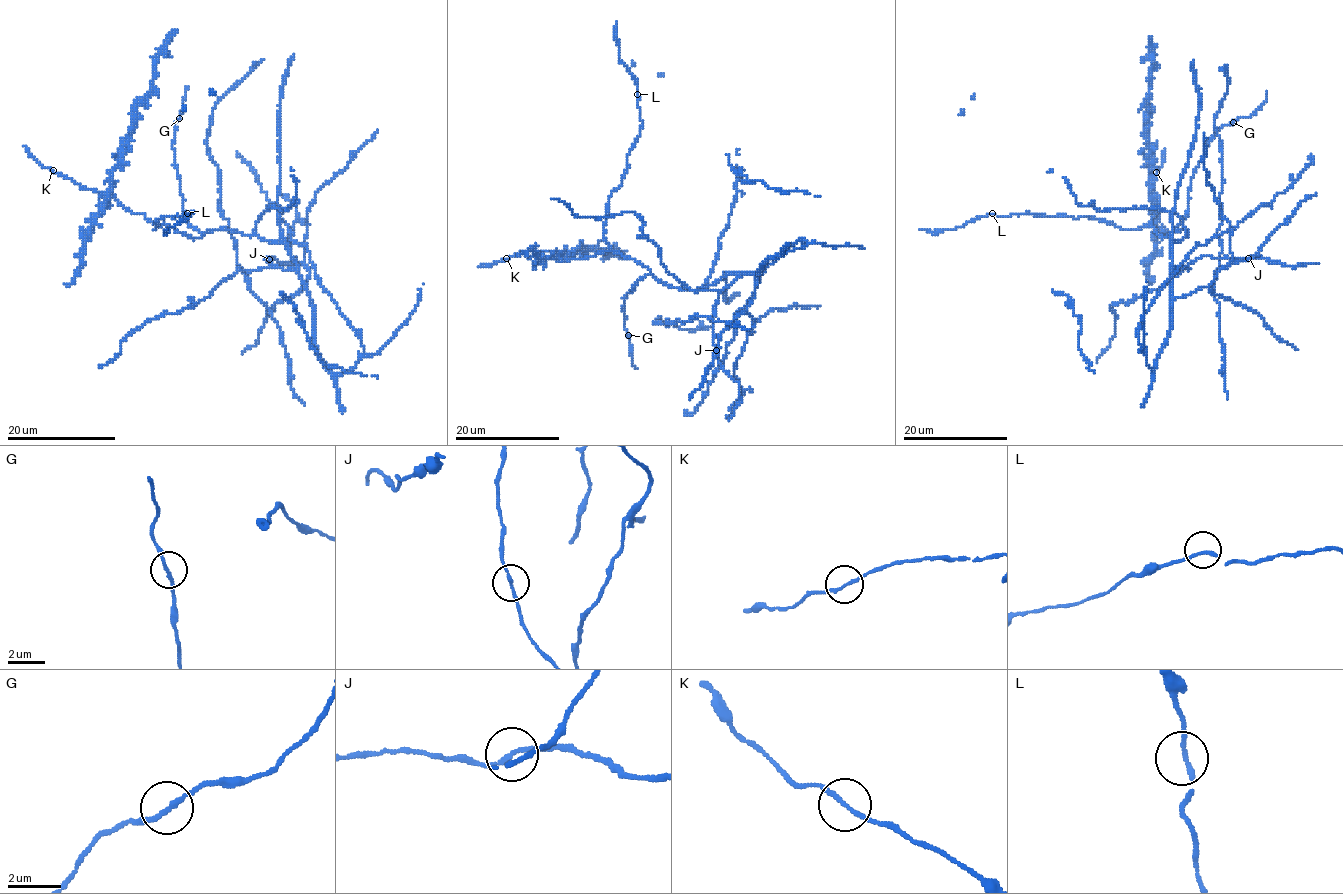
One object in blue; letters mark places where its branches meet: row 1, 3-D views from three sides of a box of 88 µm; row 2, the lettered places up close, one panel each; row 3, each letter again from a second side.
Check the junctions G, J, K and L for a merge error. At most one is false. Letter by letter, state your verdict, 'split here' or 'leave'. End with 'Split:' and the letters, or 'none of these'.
G: leave
J: leave
K: leave
L: leave
Split: none of these

